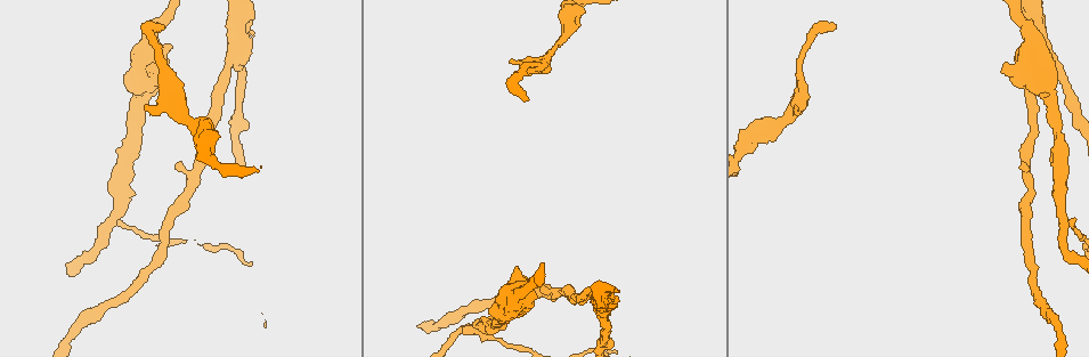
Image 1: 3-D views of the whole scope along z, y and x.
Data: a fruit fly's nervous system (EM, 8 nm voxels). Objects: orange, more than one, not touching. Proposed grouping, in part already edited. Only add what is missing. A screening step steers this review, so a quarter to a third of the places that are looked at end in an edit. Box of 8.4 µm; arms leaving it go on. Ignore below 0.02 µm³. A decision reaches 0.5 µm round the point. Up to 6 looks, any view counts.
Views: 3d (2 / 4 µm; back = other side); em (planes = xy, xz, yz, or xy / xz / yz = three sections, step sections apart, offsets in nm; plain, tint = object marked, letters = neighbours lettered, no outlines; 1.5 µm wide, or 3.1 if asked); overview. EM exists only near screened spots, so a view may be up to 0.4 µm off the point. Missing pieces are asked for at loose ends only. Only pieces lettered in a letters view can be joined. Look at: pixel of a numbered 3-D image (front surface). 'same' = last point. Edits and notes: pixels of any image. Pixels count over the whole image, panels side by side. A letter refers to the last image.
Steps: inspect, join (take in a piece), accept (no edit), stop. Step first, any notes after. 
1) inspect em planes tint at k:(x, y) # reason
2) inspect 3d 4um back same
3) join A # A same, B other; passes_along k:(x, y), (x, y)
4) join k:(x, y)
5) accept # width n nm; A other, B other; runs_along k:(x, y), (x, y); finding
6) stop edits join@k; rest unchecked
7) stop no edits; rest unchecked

inspect em yz step 4 letters at 1:(509, 61) # tapers out

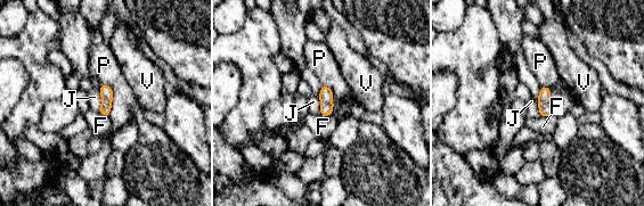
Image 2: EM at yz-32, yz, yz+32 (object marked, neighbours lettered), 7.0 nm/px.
accept # F other, J other, P other, V other; border 2:(98, 89), (100, 93), (99, 112); no lettered piece goes on from it

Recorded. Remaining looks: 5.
inspect em xy step 4 letters at 1:(151, 71) # stops while still wide

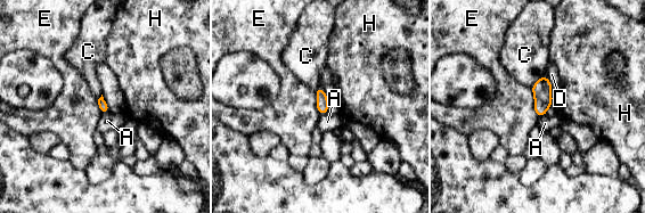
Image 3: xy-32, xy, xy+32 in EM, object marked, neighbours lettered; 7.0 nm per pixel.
accept # A other, C other, D other, E other, H other; border 3:(544, 75), (531, 88); no lettered piece goes on from it

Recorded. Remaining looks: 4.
inspect 3d 4um back at 1:(542, 286) # an open end

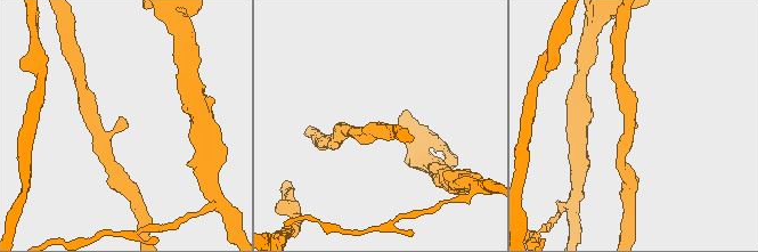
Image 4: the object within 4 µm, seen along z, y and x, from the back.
inspect em planes letters at 4:(635, 128) # arm_widths 180, 200 nm; now the EM

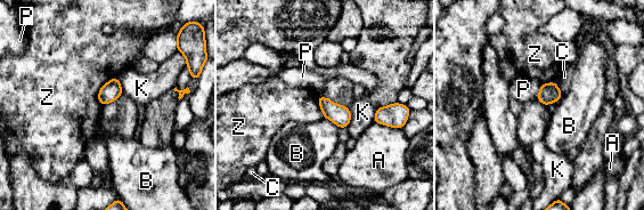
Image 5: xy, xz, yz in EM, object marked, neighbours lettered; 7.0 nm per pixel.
accept # A other, B other, C other, K other, P other, Z other; border 5:(117, 77), (100, 88), (102, 105); none of them fits

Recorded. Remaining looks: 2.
stop no edits; rest unchecked

